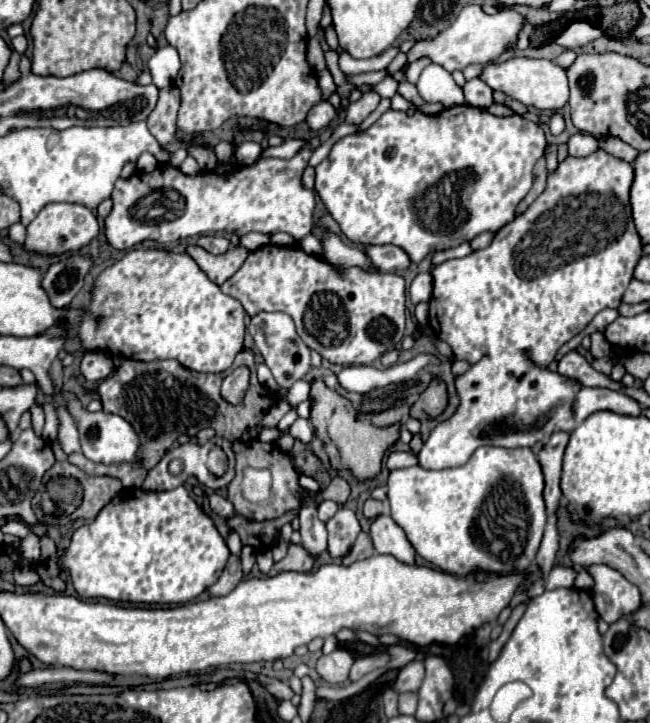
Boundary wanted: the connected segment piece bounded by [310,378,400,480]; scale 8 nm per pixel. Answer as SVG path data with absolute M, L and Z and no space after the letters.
M312 380L310 388L310 400L312 400L312 412L310 412L310 422L316 430L316 436L324 440L326 452L330 456L332 468L342 470L350 468L352 474L358 480L368 480L374 478L380 472L382 458L386 450L396 442L398 438L398 428L400 424L392 424L386 428L374 426L368 420L360 420L352 410L348 410L342 404L342 396L338 396L336 390L330 390L322 380Z

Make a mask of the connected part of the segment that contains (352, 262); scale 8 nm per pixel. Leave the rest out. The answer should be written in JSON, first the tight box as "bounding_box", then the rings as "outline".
{"bounding_box":[322,234,378,272],"outline":[[[326,234],[326,238],[322,240],[324,244],[324,258],[330,264],[344,264],[344,266],[358,266],[364,272],[378,272],[378,268],[372,264],[372,260],[368,260],[368,256],[358,250],[358,248],[350,248],[346,246],[338,236],[334,234]]]}

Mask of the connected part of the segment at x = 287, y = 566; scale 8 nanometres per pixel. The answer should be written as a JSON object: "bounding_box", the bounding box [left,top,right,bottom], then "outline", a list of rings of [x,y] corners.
{"bounding_box":[268,544,316,576],"outline":[[[290,544],[288,554],[284,560],[276,562],[274,568],[268,572],[270,576],[286,572],[286,570],[296,570],[296,572],[310,572],[316,564],[316,556],[312,556],[302,544]]]}

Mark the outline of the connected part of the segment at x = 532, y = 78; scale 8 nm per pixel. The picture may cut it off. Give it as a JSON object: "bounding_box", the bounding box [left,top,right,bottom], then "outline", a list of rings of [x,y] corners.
{"bounding_box":[480,58,568,110],"outline":[[[510,58],[504,64],[490,64],[480,78],[492,88],[502,90],[522,102],[524,106],[534,106],[538,110],[560,110],[568,104],[568,76],[566,70],[552,60],[532,60],[532,58]]]}

